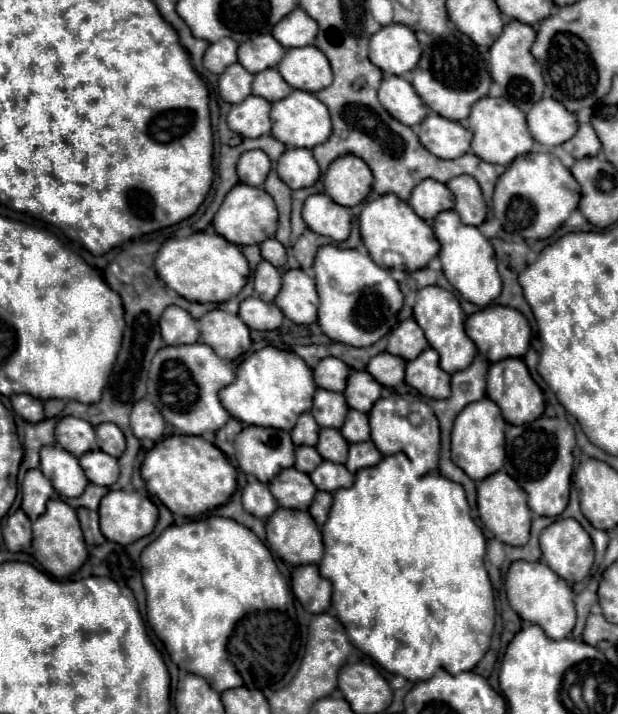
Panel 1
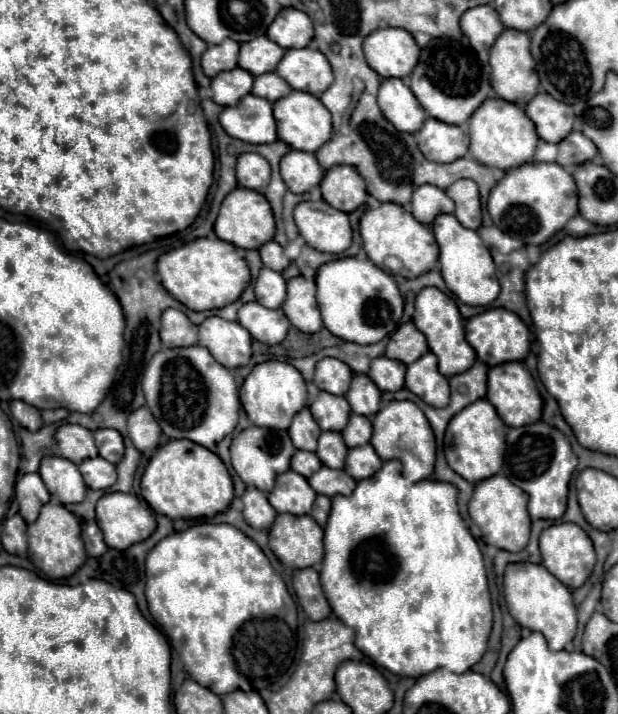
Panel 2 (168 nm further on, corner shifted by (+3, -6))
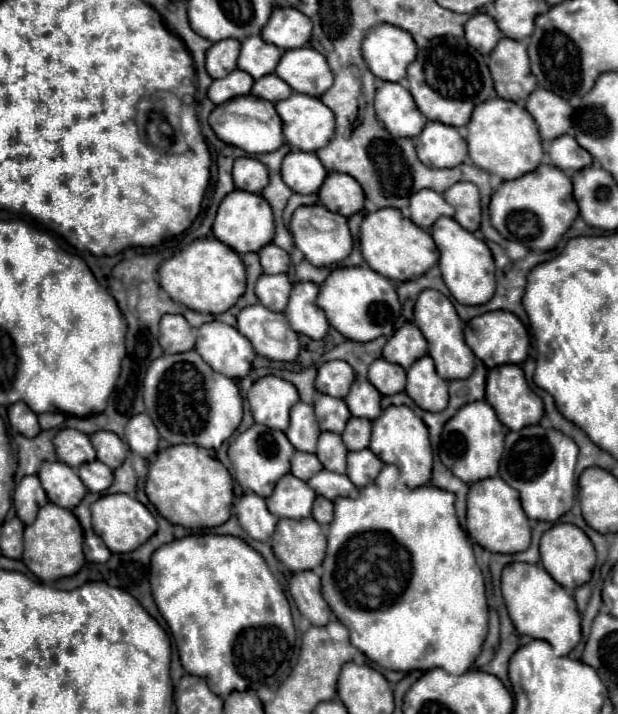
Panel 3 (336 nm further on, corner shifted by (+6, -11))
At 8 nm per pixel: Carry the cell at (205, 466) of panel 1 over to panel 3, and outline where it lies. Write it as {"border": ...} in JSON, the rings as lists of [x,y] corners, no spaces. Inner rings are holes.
{"border":[[[172,445],[156,455],[156,459],[150,463],[148,479],[144,487],[150,503],[158,509],[158,513],[168,519],[174,525],[182,525],[186,529],[206,529],[206,527],[218,527],[226,523],[230,517],[232,507],[232,477],[228,469],[214,457],[208,455],[206,449],[194,447],[194,445]]]}

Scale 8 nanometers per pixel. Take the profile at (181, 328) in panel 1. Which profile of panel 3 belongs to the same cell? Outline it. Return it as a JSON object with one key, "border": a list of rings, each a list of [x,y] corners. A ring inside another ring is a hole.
{"border":[[[164,315],[160,321],[160,345],[164,353],[182,353],[194,349],[198,331],[182,315]]]}

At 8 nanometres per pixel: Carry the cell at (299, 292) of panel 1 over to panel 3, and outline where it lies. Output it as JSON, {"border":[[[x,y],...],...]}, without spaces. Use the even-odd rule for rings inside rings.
{"border":[[[312,281],[296,283],[290,293],[288,307],[284,311],[290,321],[290,327],[310,339],[324,339],[330,329],[326,313],[316,305],[318,291],[320,287]]]}

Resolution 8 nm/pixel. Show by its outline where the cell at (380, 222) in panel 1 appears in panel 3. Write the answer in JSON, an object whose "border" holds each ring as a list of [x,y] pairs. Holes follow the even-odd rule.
{"border":[[[380,209],[368,213],[360,227],[360,249],[366,263],[380,275],[394,281],[410,281],[424,275],[430,267],[438,263],[438,247],[432,235],[410,219],[406,219],[398,209]]]}

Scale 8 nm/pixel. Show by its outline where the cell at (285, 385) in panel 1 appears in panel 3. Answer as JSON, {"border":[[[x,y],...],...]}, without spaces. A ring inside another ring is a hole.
{"border":[[[268,375],[252,385],[248,401],[256,423],[286,431],[290,423],[290,409],[300,401],[300,397],[292,383]]]}

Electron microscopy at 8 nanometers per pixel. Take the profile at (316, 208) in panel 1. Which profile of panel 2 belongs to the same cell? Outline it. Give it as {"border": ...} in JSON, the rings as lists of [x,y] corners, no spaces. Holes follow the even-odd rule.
{"border":[[[325,200],[297,204],[295,224],[303,240],[315,250],[339,254],[351,246],[351,226],[347,214],[331,208]]]}

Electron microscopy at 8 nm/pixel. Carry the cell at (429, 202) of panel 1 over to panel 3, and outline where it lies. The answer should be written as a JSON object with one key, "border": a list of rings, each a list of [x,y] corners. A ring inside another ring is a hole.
{"border":[[[422,189],[410,197],[410,213],[412,213],[410,219],[418,227],[428,229],[434,225],[434,221],[438,217],[442,217],[442,215],[452,217],[454,207],[450,207],[440,193],[430,191],[430,189]]]}

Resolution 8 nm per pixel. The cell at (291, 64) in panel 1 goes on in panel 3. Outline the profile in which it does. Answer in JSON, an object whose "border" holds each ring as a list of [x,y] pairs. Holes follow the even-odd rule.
{"border":[[[308,45],[286,51],[276,67],[276,75],[294,91],[312,97],[320,97],[332,85],[332,71],[326,57]]]}

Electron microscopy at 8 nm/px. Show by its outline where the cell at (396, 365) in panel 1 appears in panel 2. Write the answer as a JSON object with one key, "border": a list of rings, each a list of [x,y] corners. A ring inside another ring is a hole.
{"border":[[[379,356],[371,362],[369,378],[373,378],[373,382],[377,382],[377,388],[383,392],[397,392],[403,388],[405,370],[407,366],[403,362]]]}

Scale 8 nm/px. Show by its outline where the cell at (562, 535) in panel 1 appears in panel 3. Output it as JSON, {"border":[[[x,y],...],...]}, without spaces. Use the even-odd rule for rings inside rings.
{"border":[[[556,523],[552,529],[548,529],[542,535],[540,541],[540,555],[542,555],[542,565],[544,569],[558,581],[562,587],[574,591],[576,587],[584,585],[592,577],[592,569],[596,563],[596,551],[588,535],[570,523]]]}

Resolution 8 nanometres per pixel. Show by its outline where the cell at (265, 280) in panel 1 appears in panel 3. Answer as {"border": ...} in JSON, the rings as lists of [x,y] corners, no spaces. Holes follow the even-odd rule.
{"border":[[[286,273],[282,275],[262,275],[256,283],[256,295],[262,305],[270,307],[272,311],[284,311],[288,297],[292,291],[292,281]]]}

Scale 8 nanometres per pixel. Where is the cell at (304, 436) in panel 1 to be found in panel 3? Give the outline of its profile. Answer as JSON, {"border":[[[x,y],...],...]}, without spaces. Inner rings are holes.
{"border":[[[298,401],[294,405],[294,411],[290,411],[290,427],[286,429],[286,437],[298,451],[314,453],[318,435],[320,435],[320,427],[314,415],[314,407]]]}

